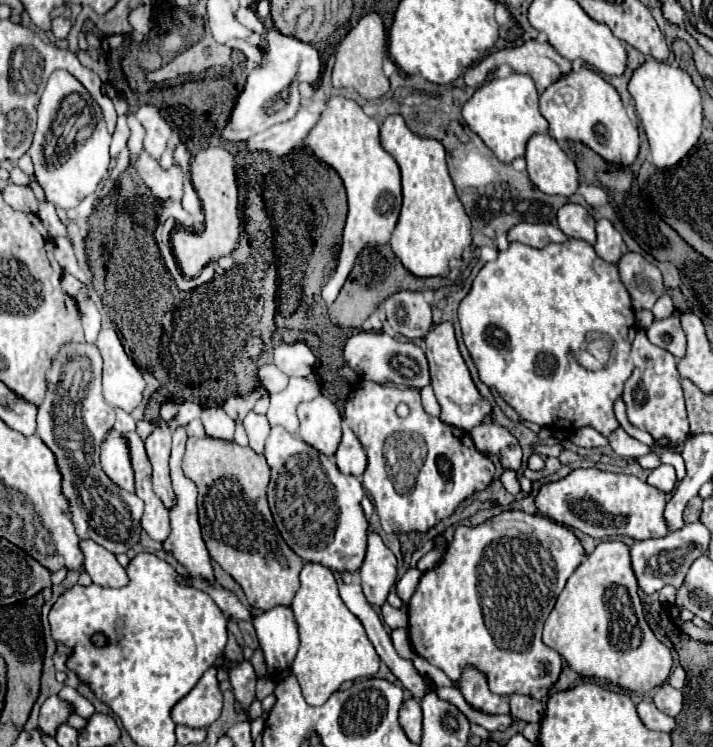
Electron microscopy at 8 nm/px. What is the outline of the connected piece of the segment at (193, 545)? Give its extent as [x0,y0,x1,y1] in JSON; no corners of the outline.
[162,428,216,586]

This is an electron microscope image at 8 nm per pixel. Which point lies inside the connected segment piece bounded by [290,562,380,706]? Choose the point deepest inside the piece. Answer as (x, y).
(334, 648)

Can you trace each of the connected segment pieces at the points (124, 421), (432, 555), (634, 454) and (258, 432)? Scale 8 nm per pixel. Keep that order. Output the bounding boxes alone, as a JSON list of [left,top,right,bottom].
[[114,408,136,432],[418,546,444,572],[608,428,652,458],[244,412,270,452]]

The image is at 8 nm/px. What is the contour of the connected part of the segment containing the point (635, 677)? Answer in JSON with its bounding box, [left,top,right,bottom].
[542,540,672,692]

